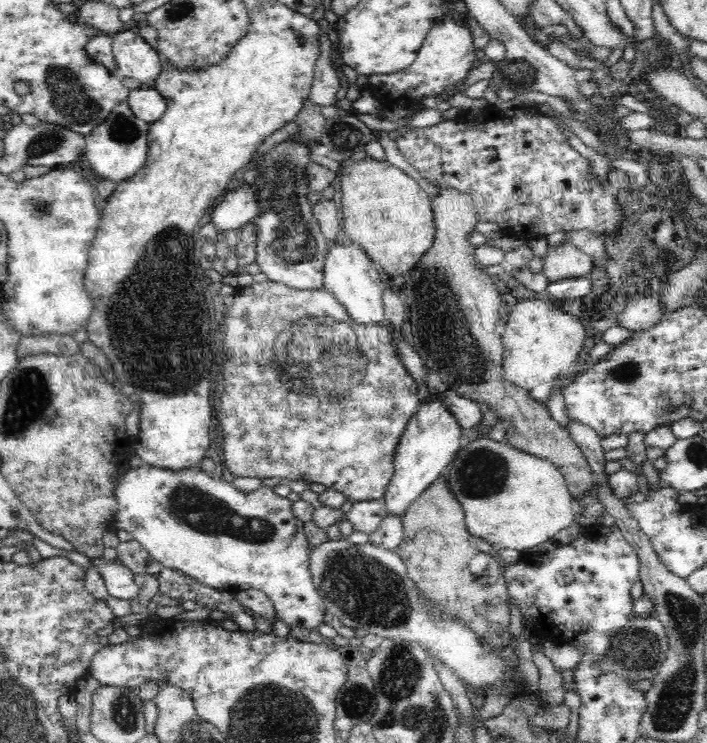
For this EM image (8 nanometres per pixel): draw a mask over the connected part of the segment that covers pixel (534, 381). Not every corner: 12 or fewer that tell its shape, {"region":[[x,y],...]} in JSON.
{"region":[[541,297],[511,308],[503,378],[529,391],[568,374],[578,317]]}

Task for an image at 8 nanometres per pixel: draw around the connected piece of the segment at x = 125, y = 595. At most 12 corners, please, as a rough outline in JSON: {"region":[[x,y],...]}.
{"region":[[91,560],[112,597],[131,601],[140,588],[119,560]]}

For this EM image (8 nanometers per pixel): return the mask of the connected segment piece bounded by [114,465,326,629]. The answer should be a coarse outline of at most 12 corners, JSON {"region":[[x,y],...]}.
{"region":[[146,465],[115,528],[219,591],[249,584],[288,627],[326,605],[293,502]]}

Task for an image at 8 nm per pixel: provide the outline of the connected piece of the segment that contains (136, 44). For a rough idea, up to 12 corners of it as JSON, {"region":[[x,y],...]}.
{"region":[[139,33],[111,34],[115,75],[149,83],[162,70]]}

